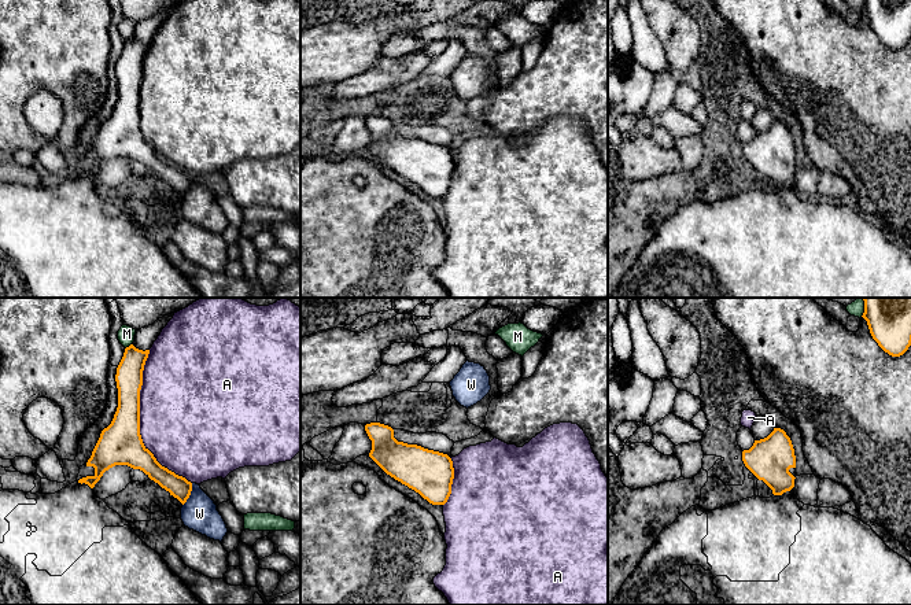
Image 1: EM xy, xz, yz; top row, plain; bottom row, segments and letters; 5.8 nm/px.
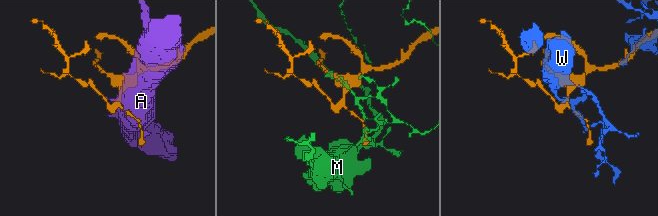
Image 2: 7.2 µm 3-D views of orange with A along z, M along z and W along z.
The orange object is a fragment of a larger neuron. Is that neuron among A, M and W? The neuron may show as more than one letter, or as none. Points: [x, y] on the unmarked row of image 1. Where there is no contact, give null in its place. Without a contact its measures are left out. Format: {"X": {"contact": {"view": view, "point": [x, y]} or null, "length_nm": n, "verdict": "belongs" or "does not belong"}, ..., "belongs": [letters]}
{"A": {"contact": {"view": "xy", "point": [139, 115]}, "length_nm": 800, "verdict": "does not belong"}, "M": {"contact": {"view": "xy", "point": [129, 39]}, "length_nm": 60, "verdict": "does not belong"}, "W": {"contact": {"view": "xy", "point": [190, 187]}, "length_nm": 150, "verdict": "does not belong"}, "belongs": []}

